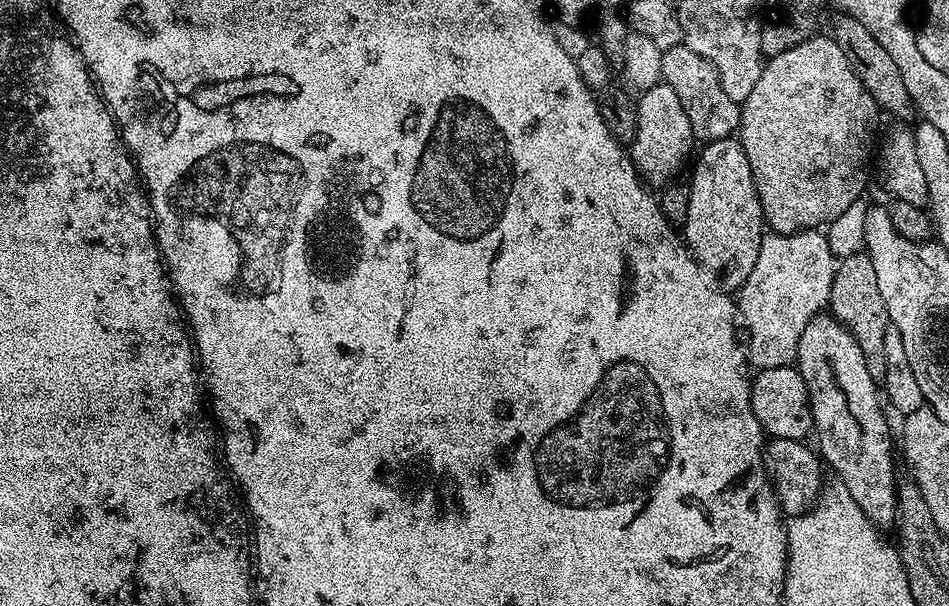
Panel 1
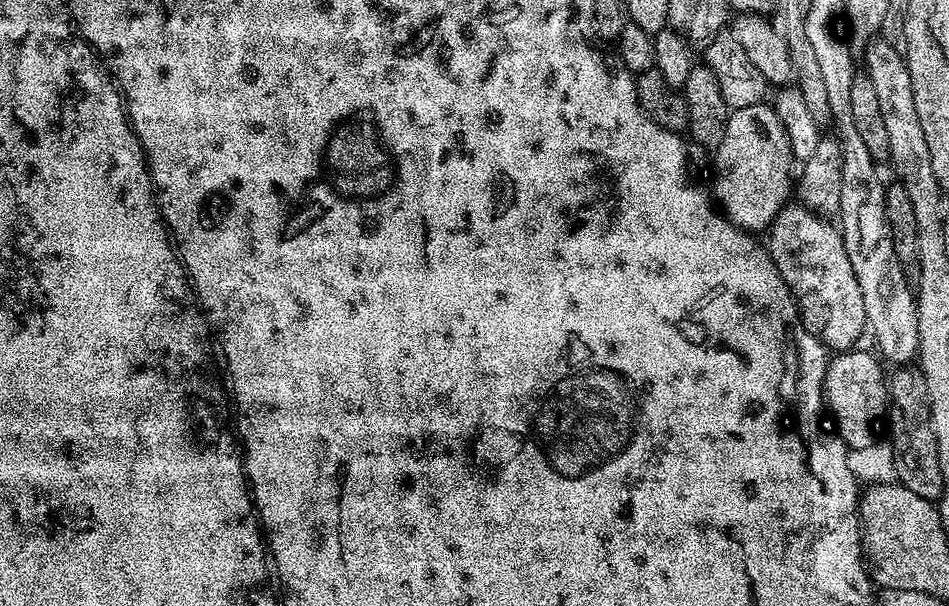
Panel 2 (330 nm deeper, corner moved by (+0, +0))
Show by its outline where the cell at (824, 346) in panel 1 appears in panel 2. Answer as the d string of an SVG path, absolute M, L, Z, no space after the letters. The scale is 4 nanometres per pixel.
M789 202L774 218L767 236L768 252L796 299L800 322L806 331L833 353L855 349L860 335L863 332L865 335L868 319L862 290L858 287L858 278L854 278L850 258L846 258L846 246L839 227L819 212L805 208L799 202Z

